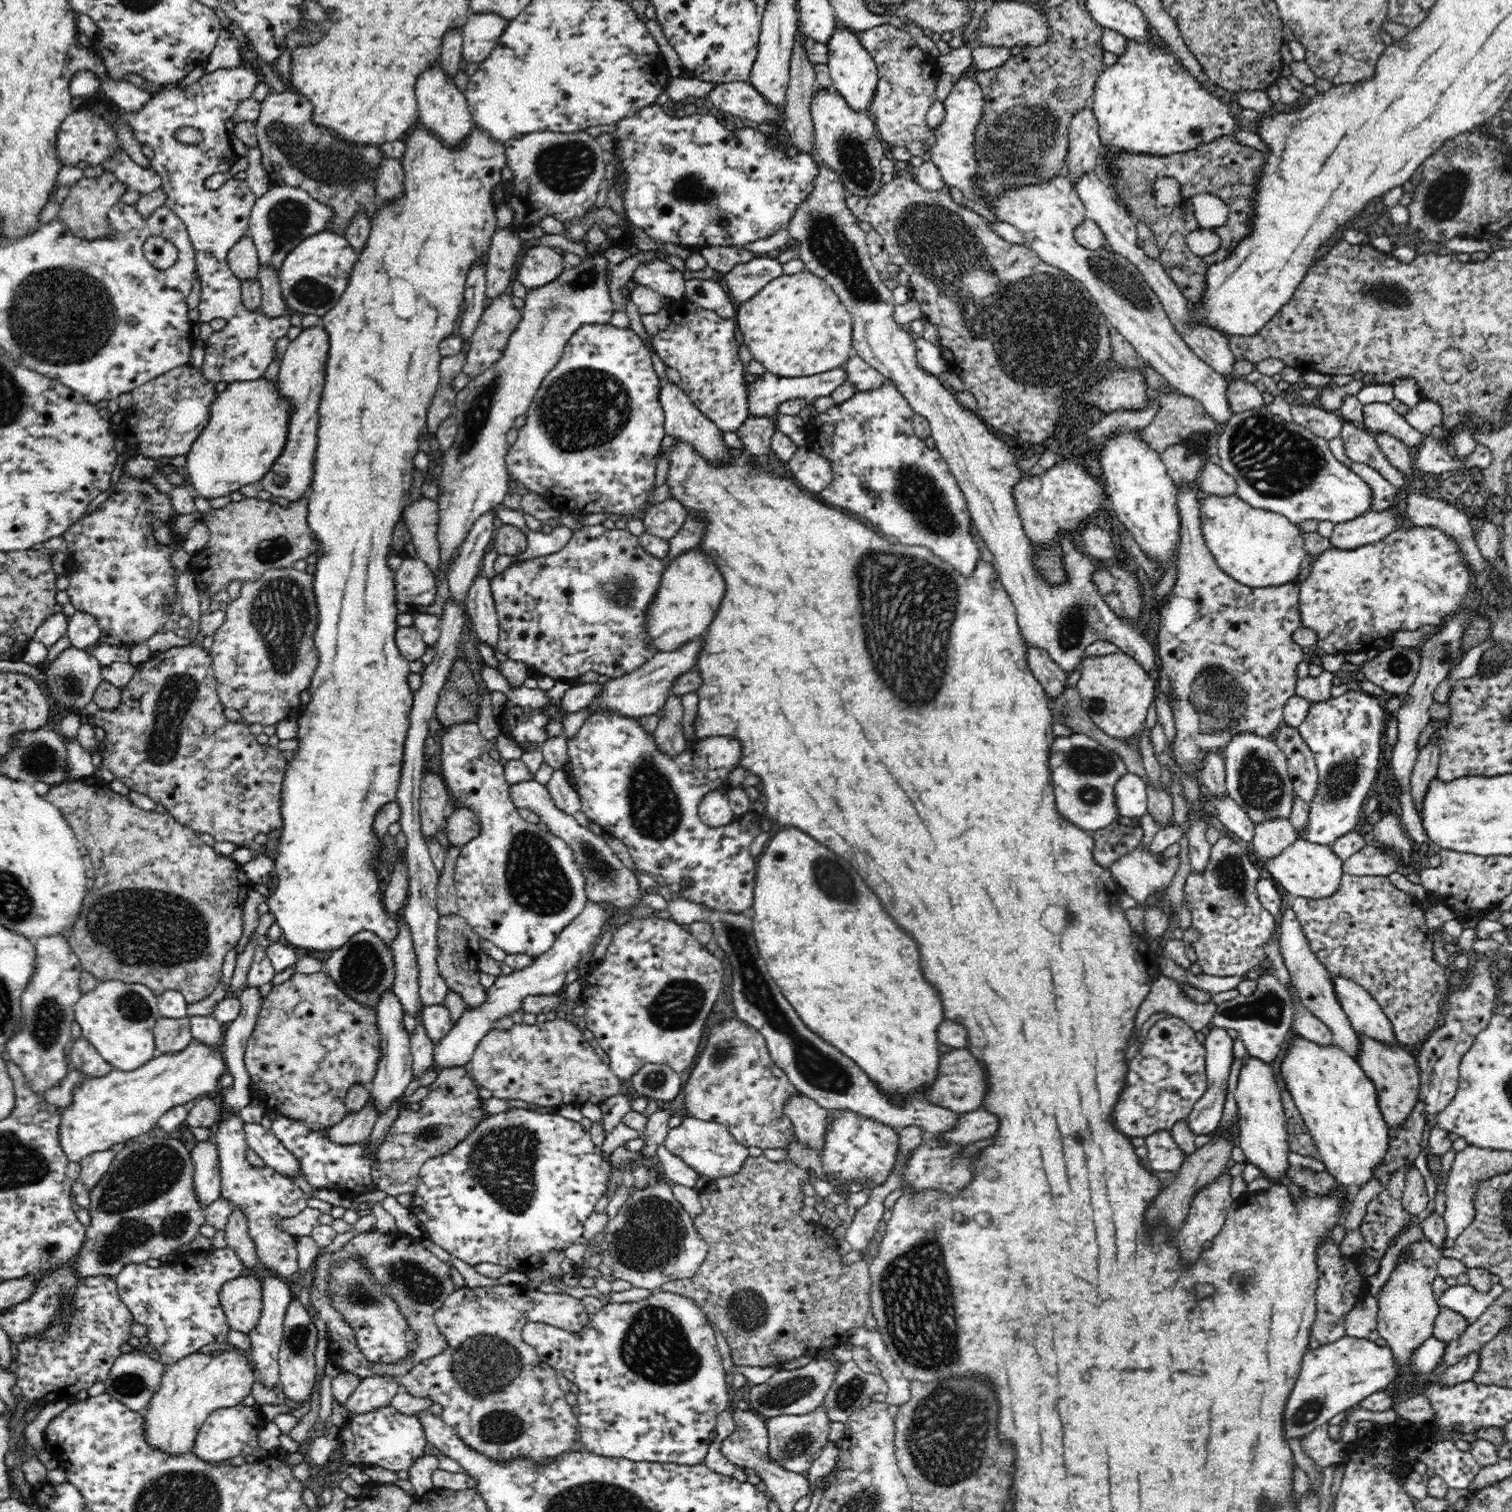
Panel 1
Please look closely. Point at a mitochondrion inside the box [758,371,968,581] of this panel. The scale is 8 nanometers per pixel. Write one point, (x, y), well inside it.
(917, 490)

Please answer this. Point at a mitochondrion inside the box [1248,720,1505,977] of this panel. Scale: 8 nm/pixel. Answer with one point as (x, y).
(1343, 775)

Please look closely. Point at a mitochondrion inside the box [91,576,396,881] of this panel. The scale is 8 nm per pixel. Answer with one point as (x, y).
(180, 690)

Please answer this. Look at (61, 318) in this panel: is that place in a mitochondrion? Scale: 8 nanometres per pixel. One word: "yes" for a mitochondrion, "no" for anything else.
yes

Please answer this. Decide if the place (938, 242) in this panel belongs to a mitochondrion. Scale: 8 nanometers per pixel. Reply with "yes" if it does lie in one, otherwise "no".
yes

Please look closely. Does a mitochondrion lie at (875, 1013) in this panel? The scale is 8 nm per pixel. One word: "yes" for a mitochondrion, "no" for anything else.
no

